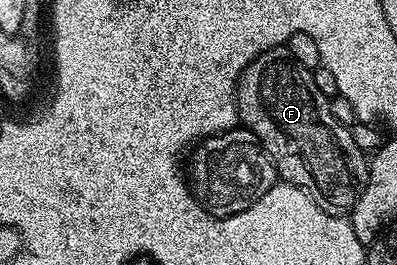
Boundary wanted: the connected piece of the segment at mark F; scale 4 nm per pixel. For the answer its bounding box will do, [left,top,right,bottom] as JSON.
[236,47,369,218]

